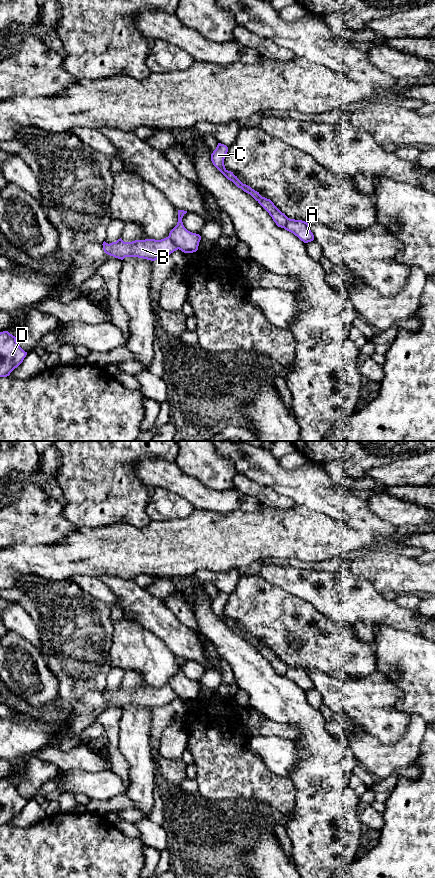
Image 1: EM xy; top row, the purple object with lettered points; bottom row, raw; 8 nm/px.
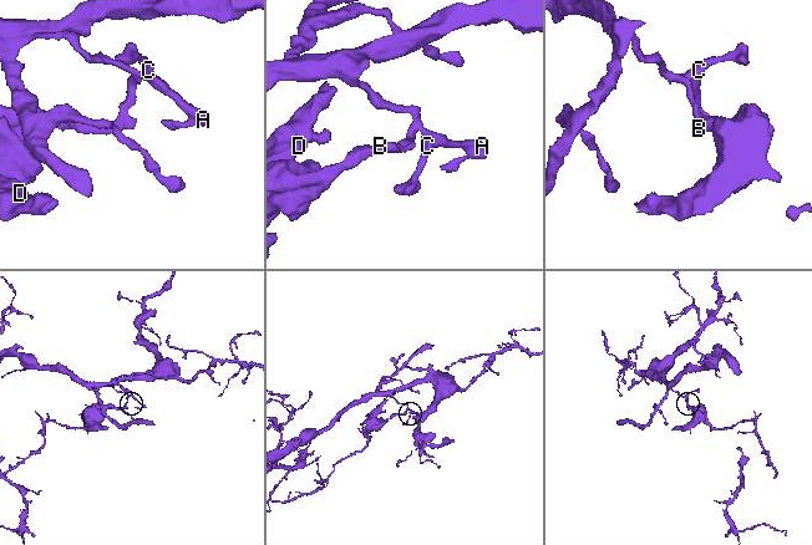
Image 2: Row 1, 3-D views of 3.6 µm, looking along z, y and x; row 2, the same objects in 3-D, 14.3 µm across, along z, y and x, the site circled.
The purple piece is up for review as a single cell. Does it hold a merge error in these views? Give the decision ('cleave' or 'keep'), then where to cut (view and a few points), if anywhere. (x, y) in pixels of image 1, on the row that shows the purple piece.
cleave; cut in xy along (168, 236), (178, 248)

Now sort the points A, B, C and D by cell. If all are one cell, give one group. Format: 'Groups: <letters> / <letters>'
Groups: A C / B D

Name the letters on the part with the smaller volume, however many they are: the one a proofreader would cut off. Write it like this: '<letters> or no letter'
B, D

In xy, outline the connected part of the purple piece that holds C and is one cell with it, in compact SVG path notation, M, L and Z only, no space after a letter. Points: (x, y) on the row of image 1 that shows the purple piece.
M218 143L216 149L211 154L211 161L213 165L230 181L232 181L238 188L250 194L272 217L273 221L278 227L293 233L304 243L314 240L314 235L310 230L309 223L302 220L295 220L288 218L282 213L274 203L265 197L262 197L259 192L252 189L250 186L243 184L233 172L228 171L224 165L224 159L228 152L228 147L224 144Z

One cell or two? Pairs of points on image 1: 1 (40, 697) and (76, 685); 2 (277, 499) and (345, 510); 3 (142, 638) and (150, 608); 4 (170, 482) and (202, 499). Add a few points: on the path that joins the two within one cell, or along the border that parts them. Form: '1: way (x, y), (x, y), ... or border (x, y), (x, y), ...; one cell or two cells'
1: border (50, 669), (58, 682), (59, 694); two cells
2: border (274, 490), (289, 497), (296, 504); two cells
3: border (138, 622), (163, 643); two cells
4: way (178, 482), (194, 492); one cell

